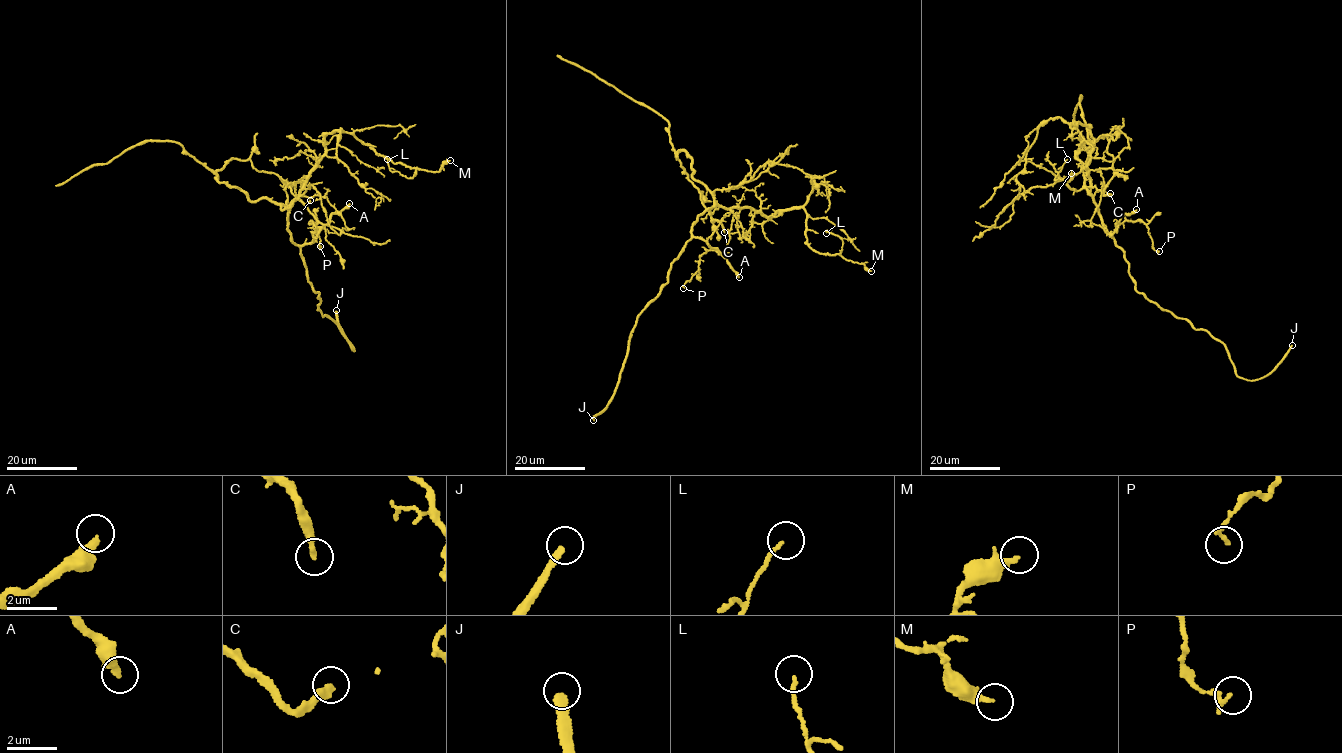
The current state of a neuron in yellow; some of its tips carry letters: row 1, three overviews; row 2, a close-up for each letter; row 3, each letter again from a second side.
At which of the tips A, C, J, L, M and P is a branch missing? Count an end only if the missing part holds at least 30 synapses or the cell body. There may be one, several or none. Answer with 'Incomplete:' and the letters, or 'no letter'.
Incomplete: A, C, J

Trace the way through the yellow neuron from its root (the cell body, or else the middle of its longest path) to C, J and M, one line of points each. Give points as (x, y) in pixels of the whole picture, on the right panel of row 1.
C: (1099, 212), (1087, 192), (1076, 151), (1104, 135), (1114, 159), (1114, 173), (1103, 193), (1110, 193)
J: (1099, 212), (1123, 252), (1138, 292), (1193, 327), (1209, 331), (1225, 347), (1238, 376), (1261, 378), (1292, 345)
M: (1099, 212), (1087, 166), (1094, 138), (1077, 122), (1091, 158), (1067, 182), (1071, 173)

